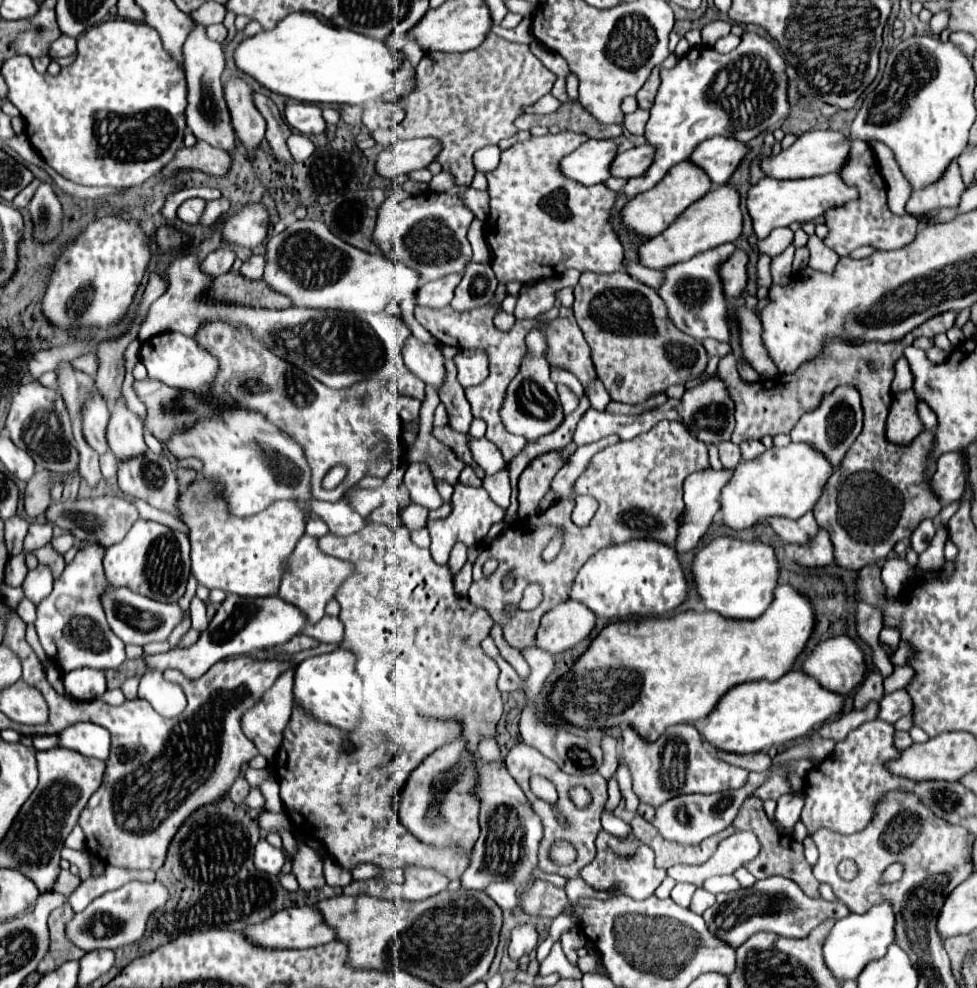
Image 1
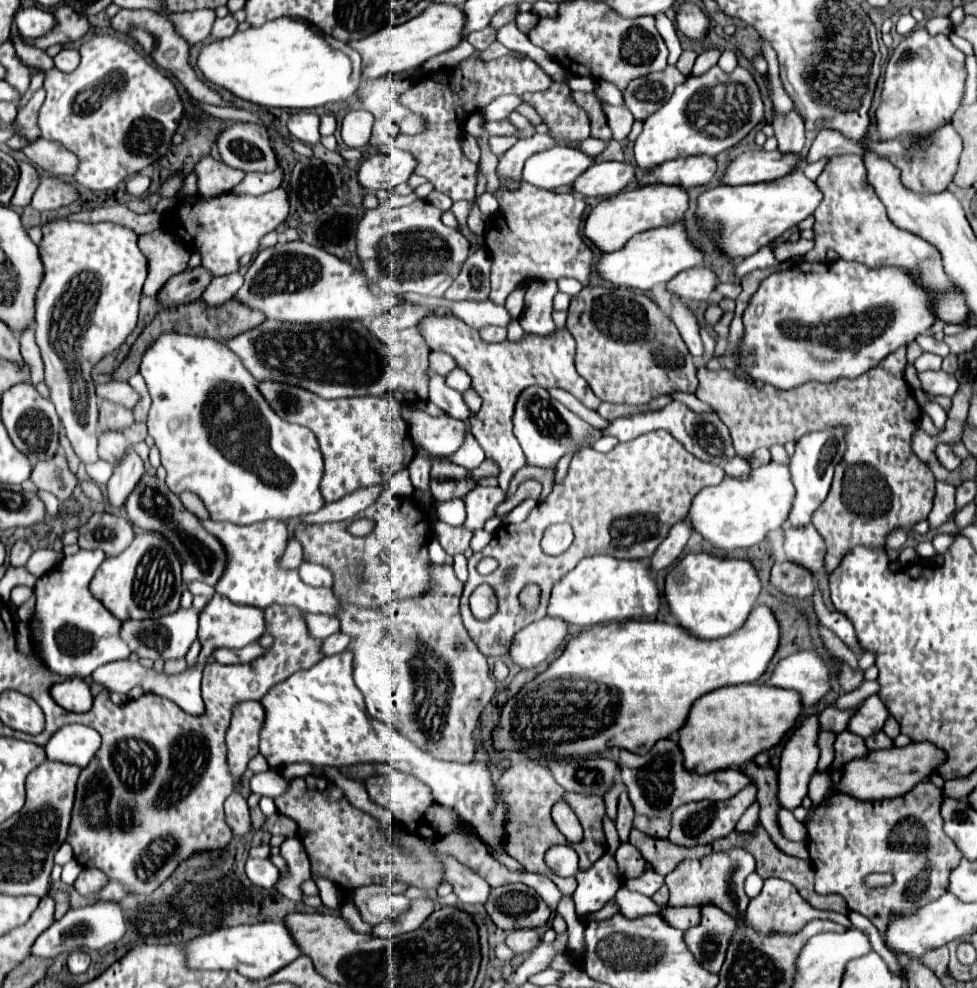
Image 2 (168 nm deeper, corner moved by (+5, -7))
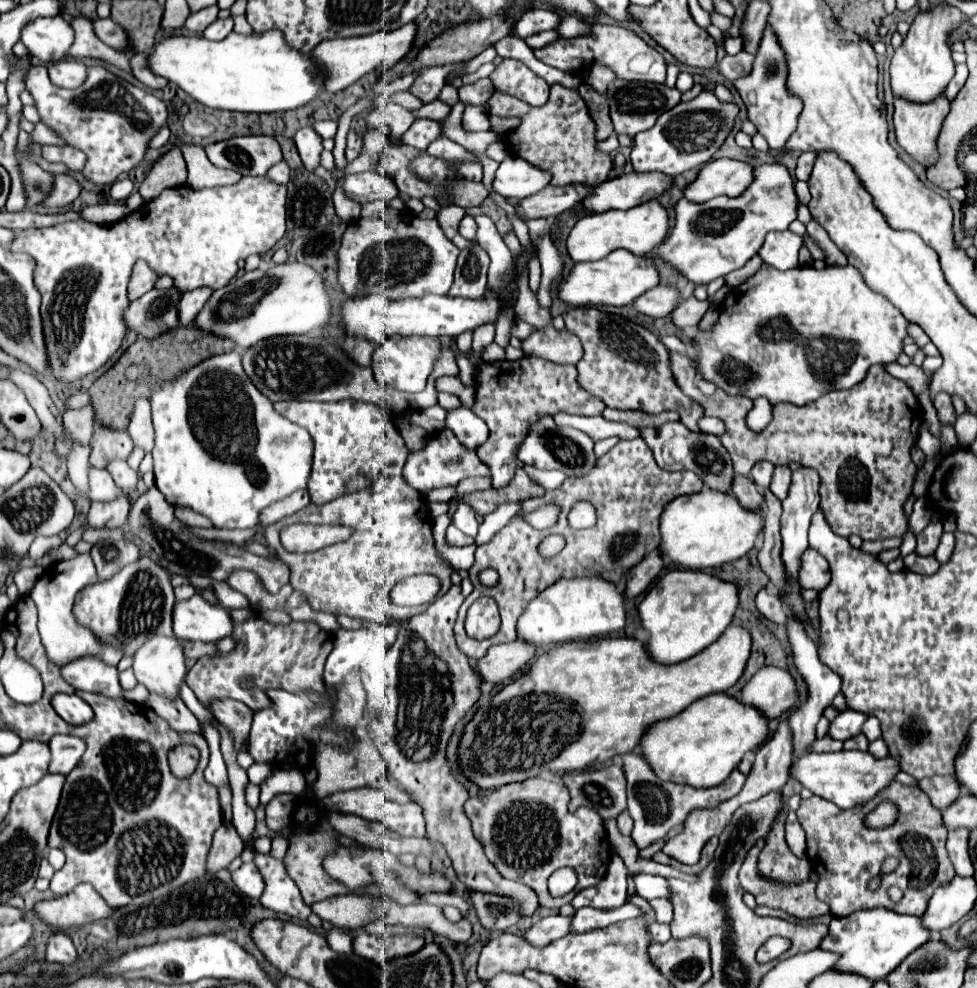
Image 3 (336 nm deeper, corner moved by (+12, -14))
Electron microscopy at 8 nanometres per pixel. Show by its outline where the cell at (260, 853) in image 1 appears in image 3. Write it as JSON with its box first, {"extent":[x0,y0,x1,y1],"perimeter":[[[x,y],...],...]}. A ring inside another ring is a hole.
{"extent":[232,864,264,898],"perimeter":[[[242,864],[236,872],[232,872],[232,880],[250,898],[260,898],[264,892],[264,878],[256,864]]]}

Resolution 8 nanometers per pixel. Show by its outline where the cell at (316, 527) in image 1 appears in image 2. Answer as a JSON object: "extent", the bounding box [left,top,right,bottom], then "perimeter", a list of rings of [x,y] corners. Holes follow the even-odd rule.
{"extent":[283,539,303,569],"perimeter":[[[289,539],[287,543],[287,549],[283,553],[283,569],[297,569],[299,563],[303,561],[303,551],[301,551],[301,545],[297,539]]]}

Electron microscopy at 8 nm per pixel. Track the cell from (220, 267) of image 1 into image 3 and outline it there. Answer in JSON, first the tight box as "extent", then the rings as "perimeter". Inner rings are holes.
{"extent":[126,290,182,336],"perimeter":[[[150,290],[136,302],[132,302],[126,310],[126,326],[128,330],[136,330],[138,336],[160,336],[166,328],[176,328],[178,324],[178,304],[182,298],[182,290]]]}

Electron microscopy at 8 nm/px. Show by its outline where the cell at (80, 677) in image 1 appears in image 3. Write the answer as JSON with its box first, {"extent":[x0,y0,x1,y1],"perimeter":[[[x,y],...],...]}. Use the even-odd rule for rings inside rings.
{"extent":[52,694,92,724],"perimeter":[[[56,694],[52,698],[52,708],[56,710],[56,714],[68,722],[68,724],[84,724],[84,722],[90,722],[92,720],[92,708],[82,700],[78,698],[76,694]]]}

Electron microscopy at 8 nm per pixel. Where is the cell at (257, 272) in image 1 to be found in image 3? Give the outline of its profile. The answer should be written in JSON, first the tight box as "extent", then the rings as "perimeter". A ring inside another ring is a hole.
{"extent":[180,288,212,324],"perimeter":[[[196,288],[190,292],[184,292],[180,300],[180,322],[182,324],[194,324],[196,316],[204,308],[204,304],[210,300],[212,288]]]}

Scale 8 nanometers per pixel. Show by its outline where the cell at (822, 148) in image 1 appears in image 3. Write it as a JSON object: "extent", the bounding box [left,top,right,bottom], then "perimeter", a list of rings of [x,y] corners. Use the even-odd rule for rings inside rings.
{"extent":[684,158,754,202],"perimeter":[[[718,158],[708,162],[684,196],[692,202],[708,202],[716,196],[740,196],[754,182],[754,168],[746,162]]]}

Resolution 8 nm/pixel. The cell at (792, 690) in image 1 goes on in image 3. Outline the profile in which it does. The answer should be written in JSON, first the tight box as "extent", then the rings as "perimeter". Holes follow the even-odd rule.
{"extent":[640,694,768,788],"perimeter":[[[708,694],[690,704],[680,716],[648,728],[640,746],[644,758],[662,780],[694,788],[712,788],[722,784],[738,768],[746,752],[758,750],[768,740],[768,722],[762,710],[742,704],[728,694]]]}

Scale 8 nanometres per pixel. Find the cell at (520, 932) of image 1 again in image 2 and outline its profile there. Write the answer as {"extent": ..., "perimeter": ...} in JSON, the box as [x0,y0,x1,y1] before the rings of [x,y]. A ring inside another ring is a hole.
{"extent":[505,929,541,955],"perimeter":[[[519,929],[519,931],[509,933],[505,943],[507,943],[515,953],[527,955],[537,943],[541,943],[541,933],[535,931],[535,929]]]}

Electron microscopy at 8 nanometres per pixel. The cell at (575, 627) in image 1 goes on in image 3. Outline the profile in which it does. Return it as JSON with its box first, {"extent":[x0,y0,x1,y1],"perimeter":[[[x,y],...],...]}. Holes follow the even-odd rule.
{"extent":[478,640,536,684],"perimeter":[[[514,640],[508,644],[496,644],[484,658],[478,660],[478,674],[486,682],[502,684],[514,678],[518,672],[526,670],[536,656],[536,646],[524,640]]]}

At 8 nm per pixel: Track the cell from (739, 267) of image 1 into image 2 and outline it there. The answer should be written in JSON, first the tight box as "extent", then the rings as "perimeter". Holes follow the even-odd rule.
{"extent":[665,267,717,301],"perimeter":[[[693,267],[675,275],[665,289],[671,295],[679,295],[683,301],[707,301],[717,285],[717,277],[707,267]]]}

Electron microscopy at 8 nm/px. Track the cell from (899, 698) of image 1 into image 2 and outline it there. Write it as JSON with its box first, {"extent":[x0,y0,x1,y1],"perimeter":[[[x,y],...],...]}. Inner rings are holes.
{"extent":[847,695,889,737],"perimeter":[[[871,695],[869,699],[865,699],[861,703],[861,707],[849,719],[847,731],[855,733],[859,737],[869,737],[869,735],[881,731],[887,717],[889,717],[889,711],[883,705],[883,701],[877,695]]]}

